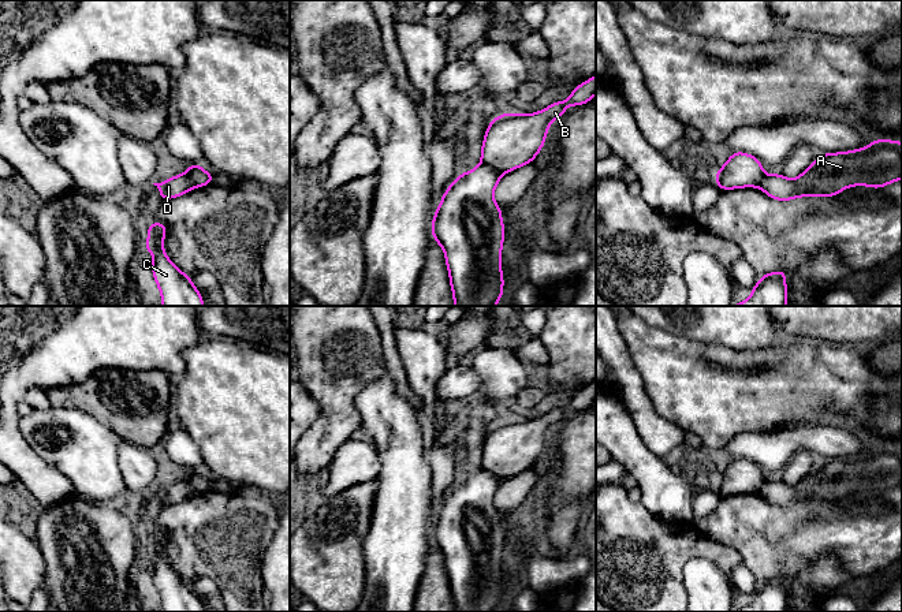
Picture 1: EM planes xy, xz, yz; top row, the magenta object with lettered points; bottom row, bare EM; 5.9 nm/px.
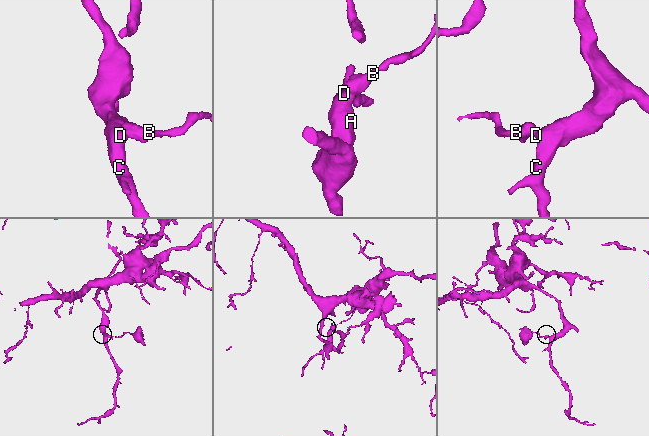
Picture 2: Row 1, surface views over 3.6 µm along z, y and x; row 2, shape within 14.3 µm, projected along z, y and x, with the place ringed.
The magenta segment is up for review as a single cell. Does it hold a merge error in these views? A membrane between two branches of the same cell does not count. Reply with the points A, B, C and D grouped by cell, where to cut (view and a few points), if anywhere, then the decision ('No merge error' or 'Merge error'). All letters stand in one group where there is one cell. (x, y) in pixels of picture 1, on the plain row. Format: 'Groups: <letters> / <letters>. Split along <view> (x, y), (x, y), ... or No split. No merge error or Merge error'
Groups: A C D / B. Split along xz (481, 467), (503, 477). Merge error

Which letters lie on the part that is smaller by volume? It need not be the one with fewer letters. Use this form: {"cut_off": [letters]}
{"cut_off": ["B"]}

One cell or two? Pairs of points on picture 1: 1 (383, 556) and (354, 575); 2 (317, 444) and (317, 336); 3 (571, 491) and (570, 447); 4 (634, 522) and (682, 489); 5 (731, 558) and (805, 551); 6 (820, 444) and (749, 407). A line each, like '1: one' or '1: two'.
1: two
2: one
3: one
4: two
5: two
6: two

